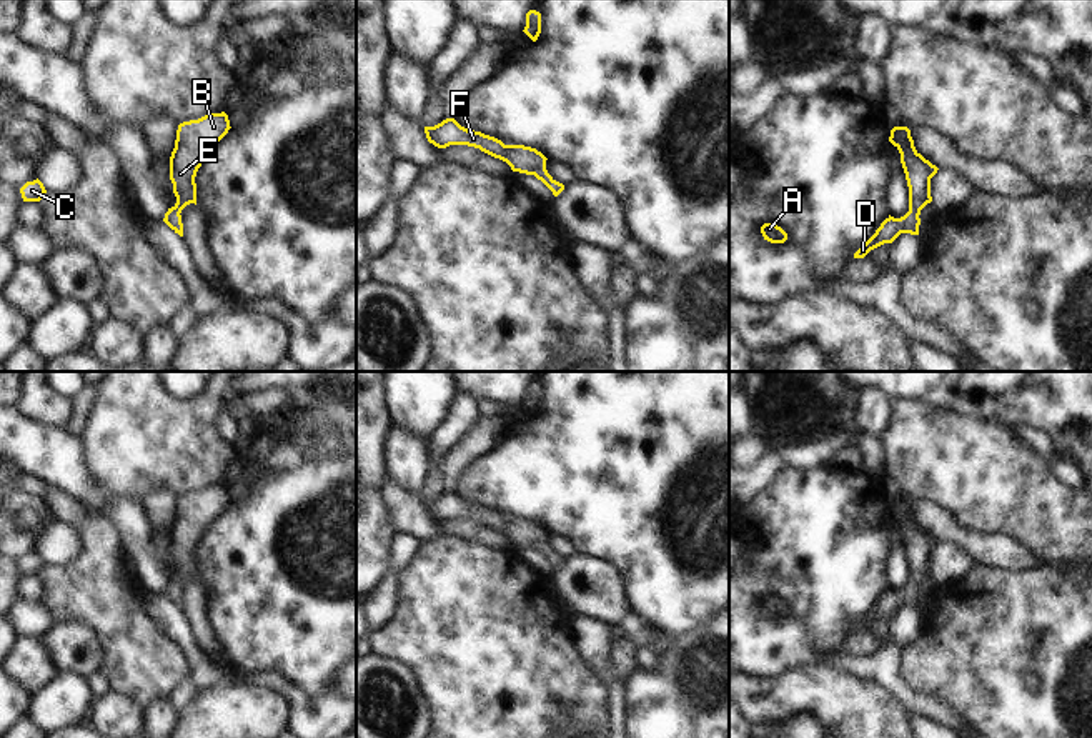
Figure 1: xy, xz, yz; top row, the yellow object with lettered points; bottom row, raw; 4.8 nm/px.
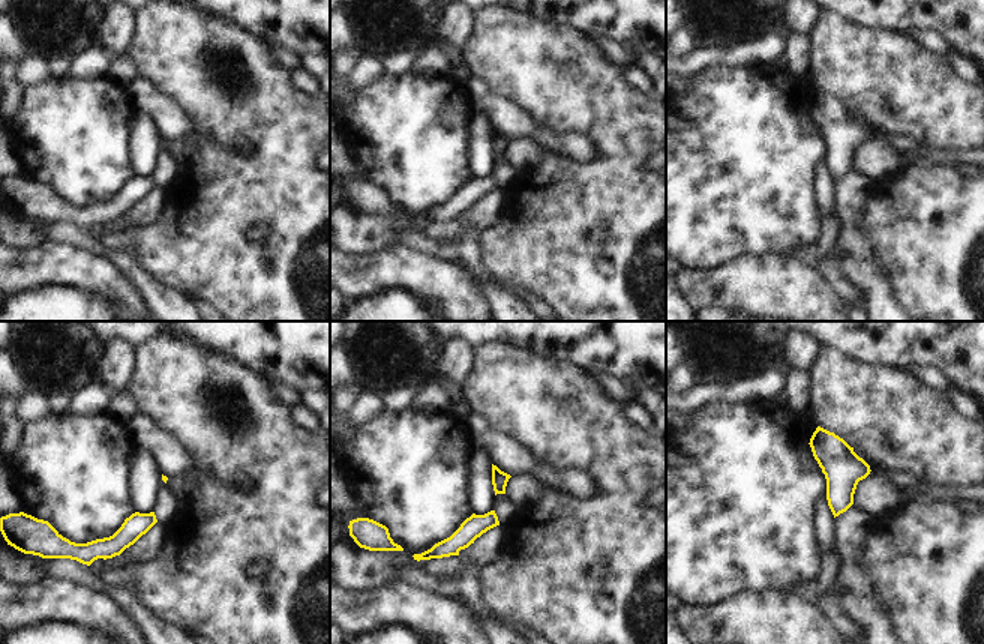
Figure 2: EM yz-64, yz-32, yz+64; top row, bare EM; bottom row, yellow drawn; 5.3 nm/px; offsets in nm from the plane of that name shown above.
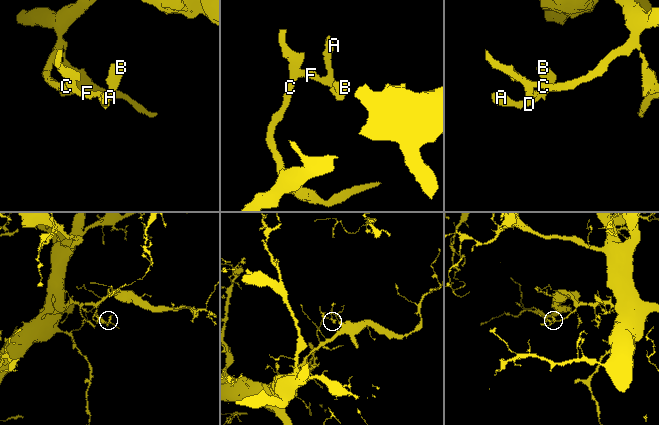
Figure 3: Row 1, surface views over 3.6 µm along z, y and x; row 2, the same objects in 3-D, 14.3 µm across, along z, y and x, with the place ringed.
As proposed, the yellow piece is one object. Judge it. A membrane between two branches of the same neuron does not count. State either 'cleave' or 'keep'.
keep

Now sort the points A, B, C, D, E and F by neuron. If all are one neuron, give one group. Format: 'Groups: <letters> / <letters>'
Groups: A B C D E F

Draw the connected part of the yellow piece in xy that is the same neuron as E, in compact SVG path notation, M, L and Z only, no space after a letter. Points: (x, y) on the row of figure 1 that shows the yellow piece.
M225 112L178 125L175 148L170 157L170 180L176 203L168 208L163 222L180 237L183 237L181 210L190 203L196 205L196 172L230 128Z

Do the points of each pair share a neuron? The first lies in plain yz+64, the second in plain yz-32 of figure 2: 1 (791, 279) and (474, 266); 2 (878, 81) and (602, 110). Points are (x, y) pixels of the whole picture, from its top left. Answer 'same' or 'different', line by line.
1: different
2: same

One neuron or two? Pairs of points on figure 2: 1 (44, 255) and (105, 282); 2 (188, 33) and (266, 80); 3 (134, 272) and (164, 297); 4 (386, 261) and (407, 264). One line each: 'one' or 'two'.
1: one
2: one
3: one
4: one

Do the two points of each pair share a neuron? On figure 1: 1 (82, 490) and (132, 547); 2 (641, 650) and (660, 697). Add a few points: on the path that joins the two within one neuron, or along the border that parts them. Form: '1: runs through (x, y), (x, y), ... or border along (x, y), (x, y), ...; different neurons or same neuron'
1: runs through (99, 498), (132, 530); same neuron
2: border along (660, 657), (650, 668), (638, 668); different neurons

